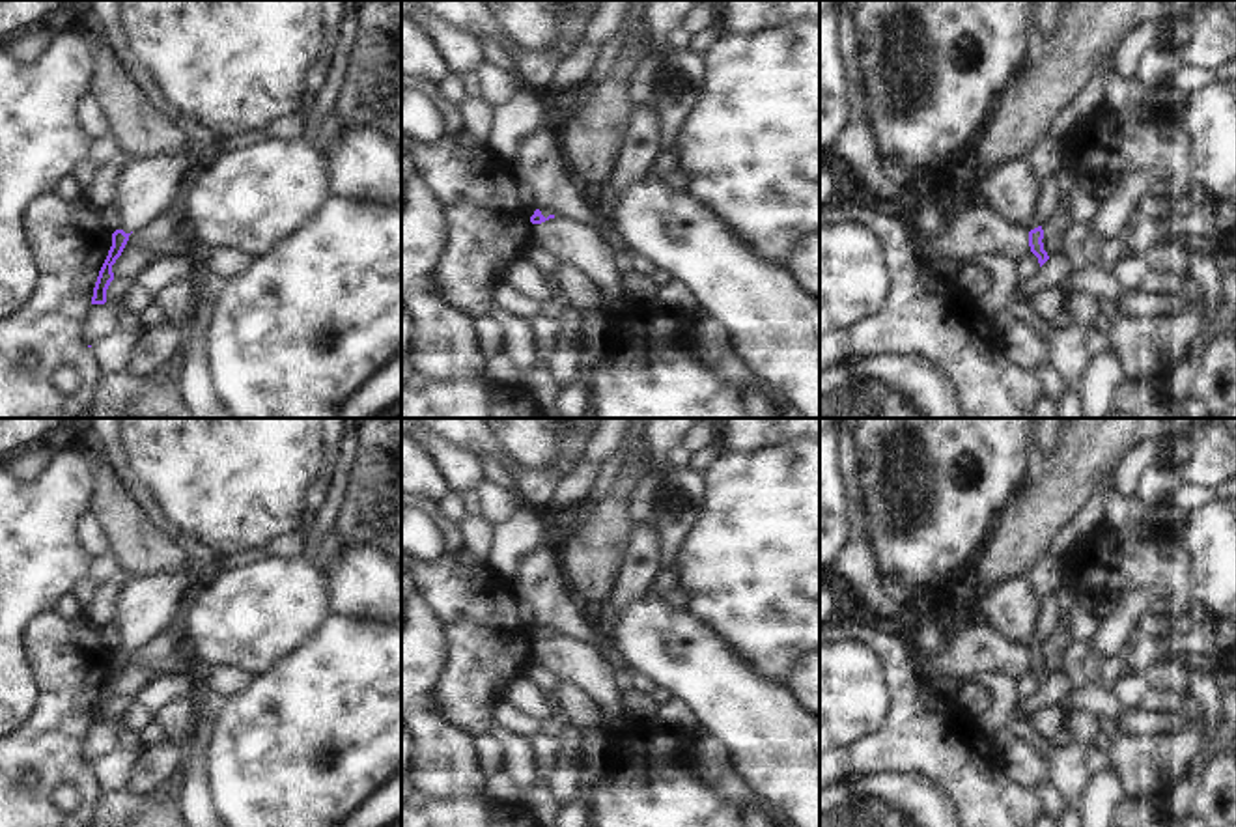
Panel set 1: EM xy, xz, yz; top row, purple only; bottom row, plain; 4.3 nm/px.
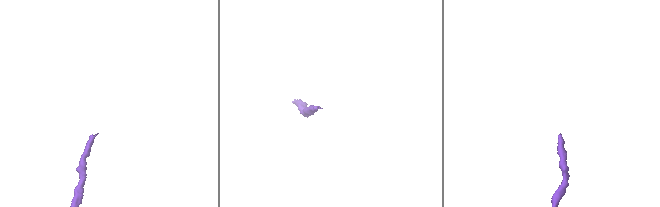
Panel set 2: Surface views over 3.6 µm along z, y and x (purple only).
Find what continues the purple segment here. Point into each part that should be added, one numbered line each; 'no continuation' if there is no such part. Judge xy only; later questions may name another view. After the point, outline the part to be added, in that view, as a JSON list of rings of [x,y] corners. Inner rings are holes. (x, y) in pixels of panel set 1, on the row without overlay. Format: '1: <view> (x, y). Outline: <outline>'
1: xy (146, 605). Outline: [[[198,569],[168,577],[131,577],[119,590],[112,614],[119,648],[125,652],[142,648],[162,629],[177,627],[179,597]]]

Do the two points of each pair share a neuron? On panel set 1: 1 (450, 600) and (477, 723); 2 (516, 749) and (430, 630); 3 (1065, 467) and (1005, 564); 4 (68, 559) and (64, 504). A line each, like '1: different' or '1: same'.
1: same
2: different
3: same
4: same

